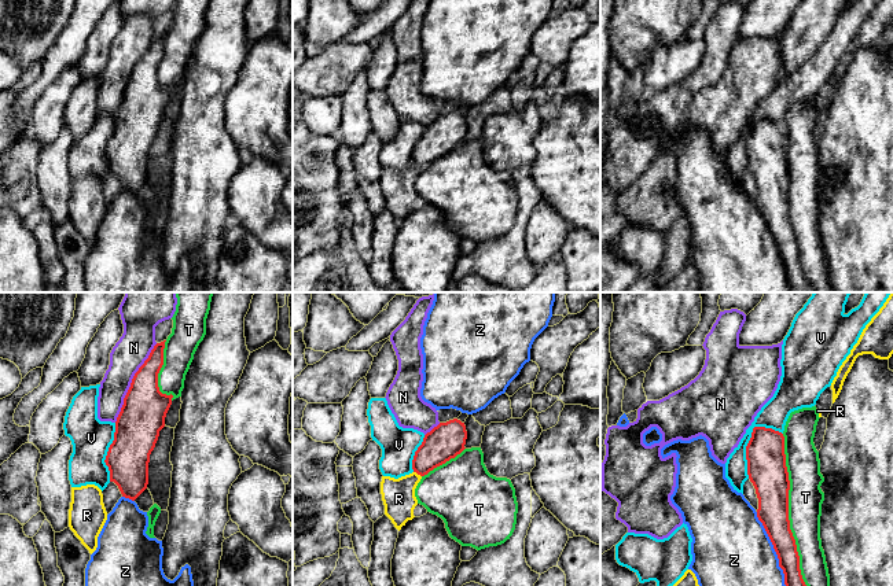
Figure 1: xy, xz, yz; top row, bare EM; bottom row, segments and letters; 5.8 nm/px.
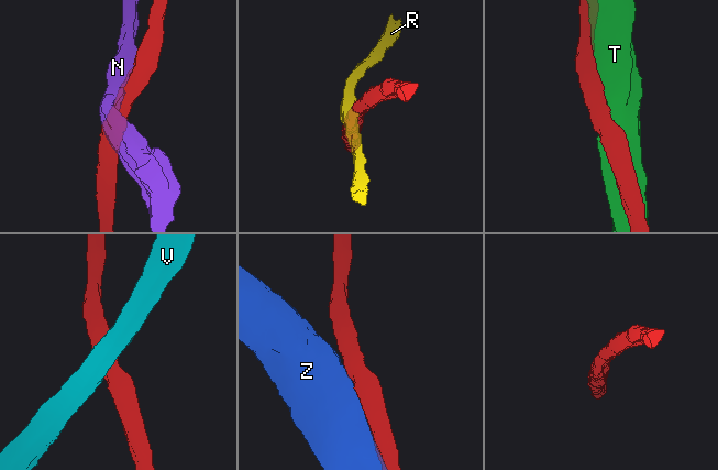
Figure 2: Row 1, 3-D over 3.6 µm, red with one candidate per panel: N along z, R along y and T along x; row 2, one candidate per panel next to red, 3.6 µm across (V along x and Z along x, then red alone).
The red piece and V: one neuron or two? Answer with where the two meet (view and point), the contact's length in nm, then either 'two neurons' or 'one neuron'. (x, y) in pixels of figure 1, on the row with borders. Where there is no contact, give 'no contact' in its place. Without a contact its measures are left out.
yz (750, 439) | 340 nm | two neurons

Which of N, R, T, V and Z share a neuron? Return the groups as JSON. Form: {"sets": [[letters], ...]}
{"sets": [["N", "R", "V"], ["T"], ["Z"]]}

